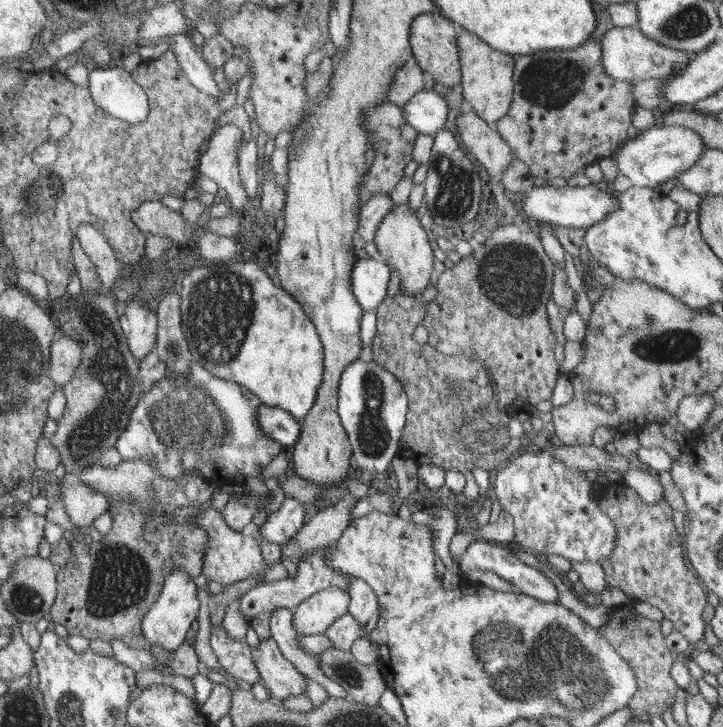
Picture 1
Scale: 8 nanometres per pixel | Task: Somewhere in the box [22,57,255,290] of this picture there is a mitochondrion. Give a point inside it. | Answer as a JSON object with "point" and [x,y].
{"point":[50,188]}

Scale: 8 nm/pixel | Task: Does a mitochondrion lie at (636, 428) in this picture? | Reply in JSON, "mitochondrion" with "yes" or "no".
{"mitochondrion":"no"}

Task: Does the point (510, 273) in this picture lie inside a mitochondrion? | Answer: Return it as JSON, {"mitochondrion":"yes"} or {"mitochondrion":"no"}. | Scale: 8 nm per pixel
{"mitochondrion":"yes"}

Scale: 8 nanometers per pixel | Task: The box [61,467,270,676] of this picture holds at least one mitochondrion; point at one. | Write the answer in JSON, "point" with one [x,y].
{"point":[120,580]}

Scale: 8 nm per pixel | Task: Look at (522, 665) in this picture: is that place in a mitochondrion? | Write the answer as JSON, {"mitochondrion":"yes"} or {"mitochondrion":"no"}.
{"mitochondrion":"yes"}

